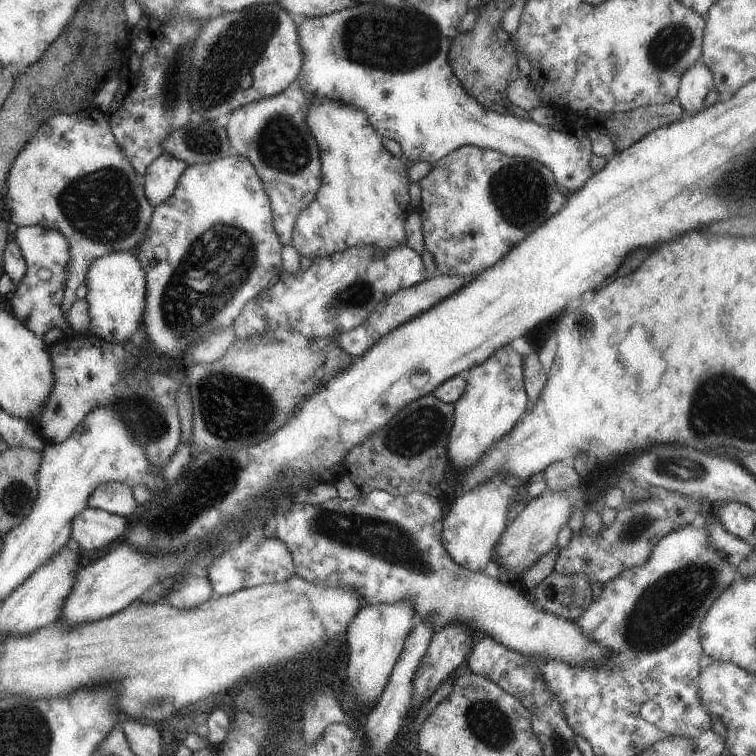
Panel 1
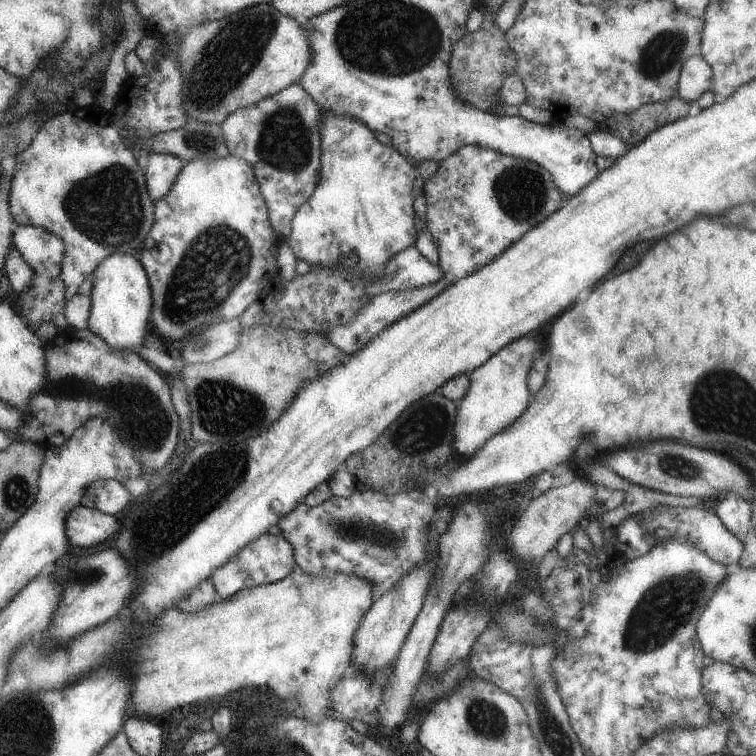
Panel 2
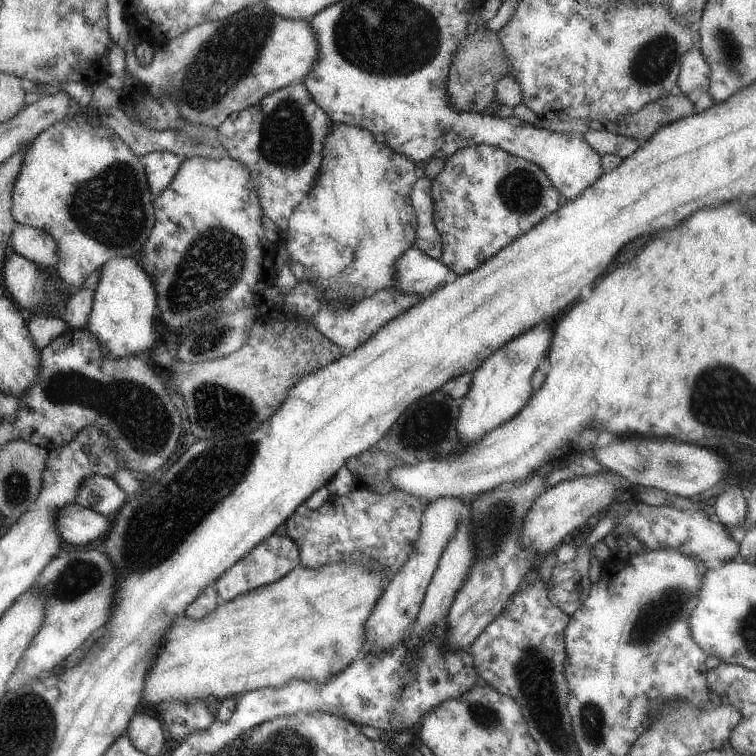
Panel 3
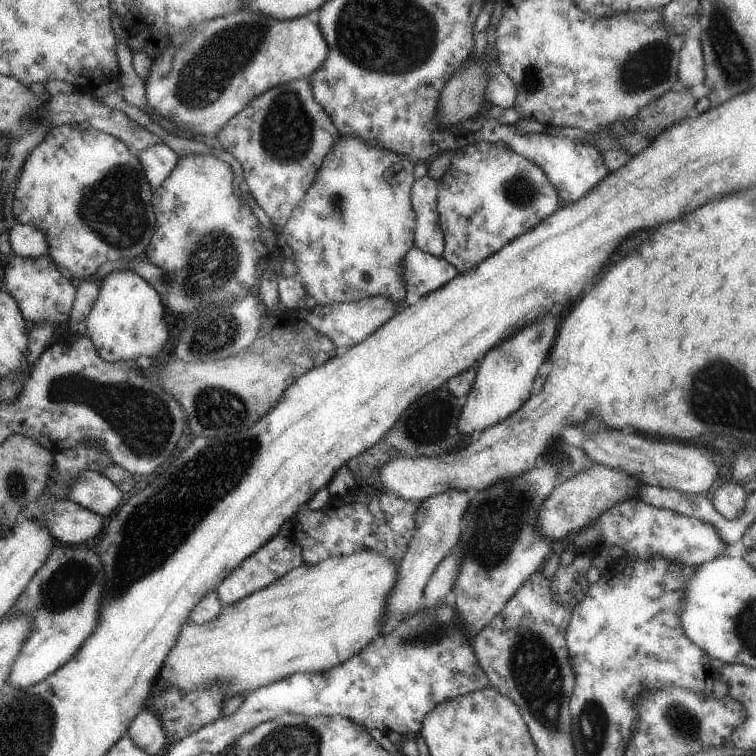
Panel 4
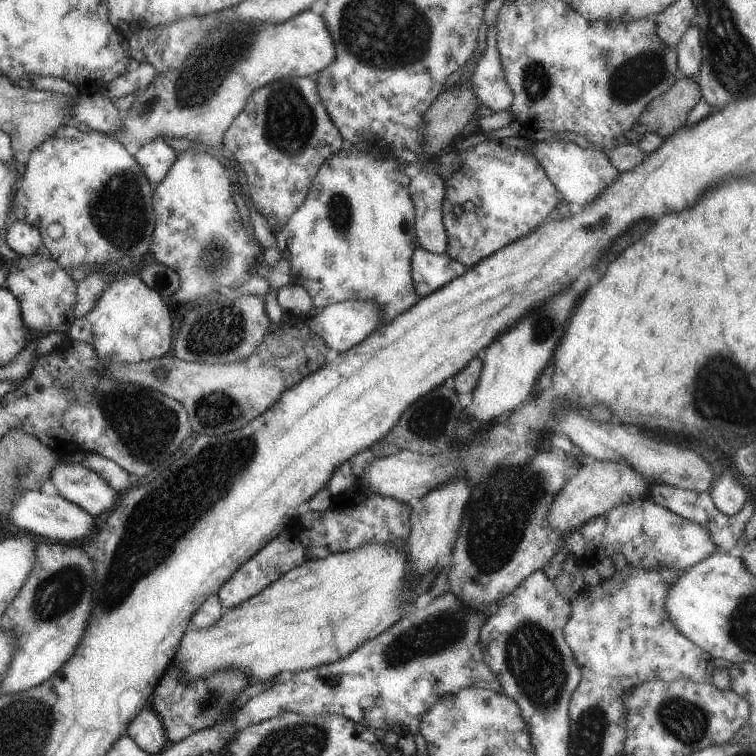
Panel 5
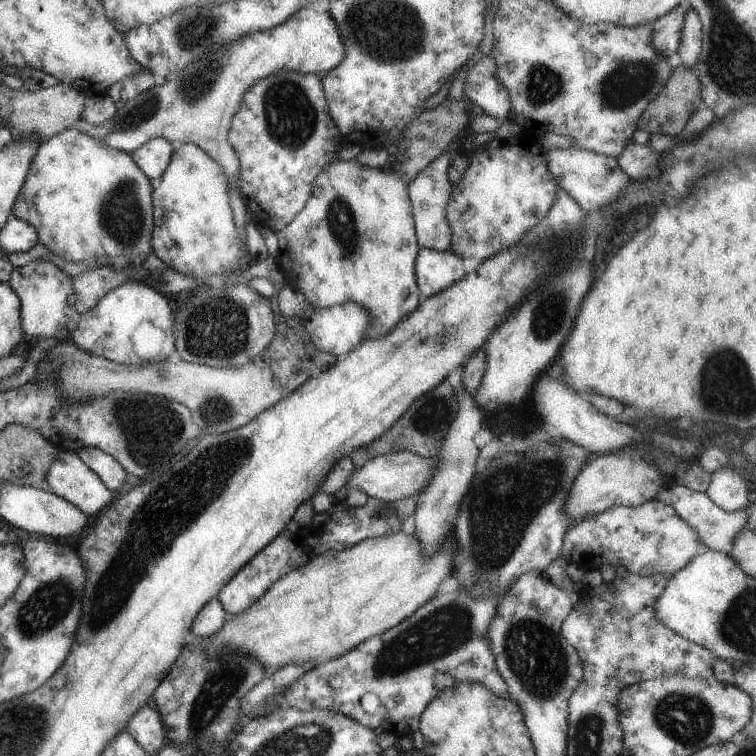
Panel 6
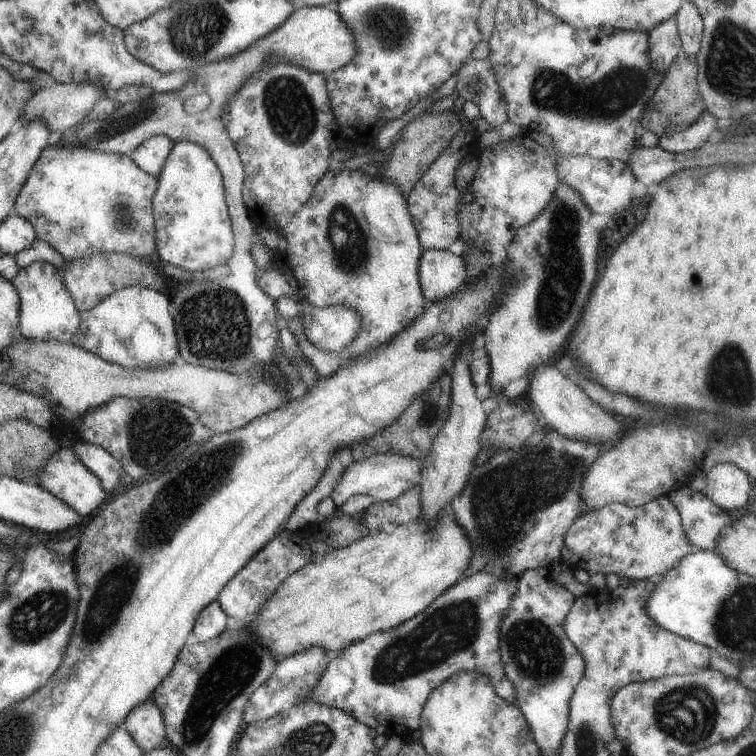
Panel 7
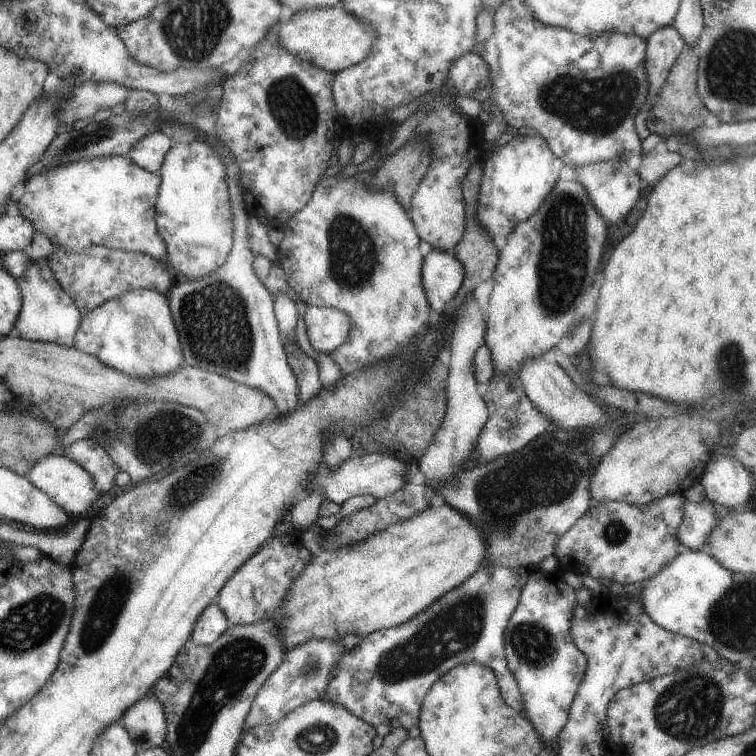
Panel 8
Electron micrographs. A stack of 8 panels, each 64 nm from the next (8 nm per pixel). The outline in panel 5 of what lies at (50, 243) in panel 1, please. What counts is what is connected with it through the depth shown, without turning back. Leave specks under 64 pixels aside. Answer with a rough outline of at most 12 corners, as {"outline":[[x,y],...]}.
{"outline":[[17,221],[4,244],[23,257],[42,252],[40,232]]}

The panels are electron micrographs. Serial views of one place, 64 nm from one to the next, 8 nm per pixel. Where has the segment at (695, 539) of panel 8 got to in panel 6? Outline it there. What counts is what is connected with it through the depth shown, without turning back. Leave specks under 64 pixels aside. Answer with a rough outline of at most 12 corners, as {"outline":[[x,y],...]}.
{"outline":[[665,485],[670,504],[710,551],[728,554],[747,525],[747,507],[718,508],[706,492]]}

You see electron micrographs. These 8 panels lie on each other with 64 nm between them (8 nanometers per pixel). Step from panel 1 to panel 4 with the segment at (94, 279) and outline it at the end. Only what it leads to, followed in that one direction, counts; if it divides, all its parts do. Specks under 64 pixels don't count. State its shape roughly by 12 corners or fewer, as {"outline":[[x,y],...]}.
{"outline":[[129,270],[101,282],[68,332],[108,363],[156,358],[169,339],[156,290]]}

